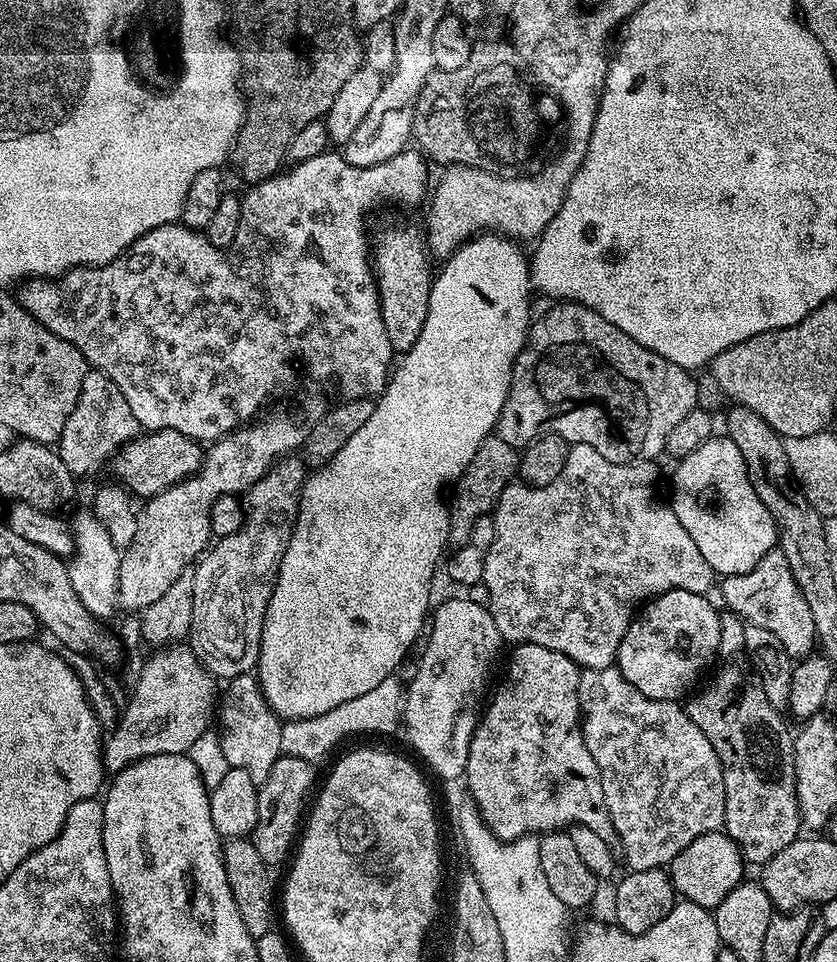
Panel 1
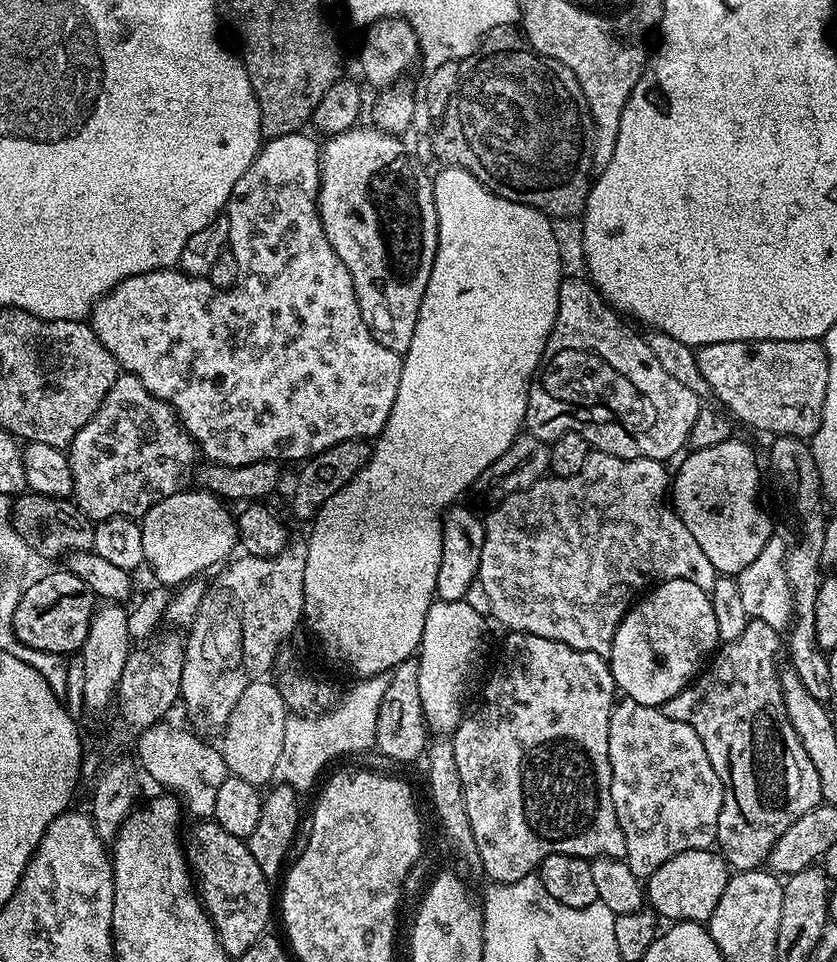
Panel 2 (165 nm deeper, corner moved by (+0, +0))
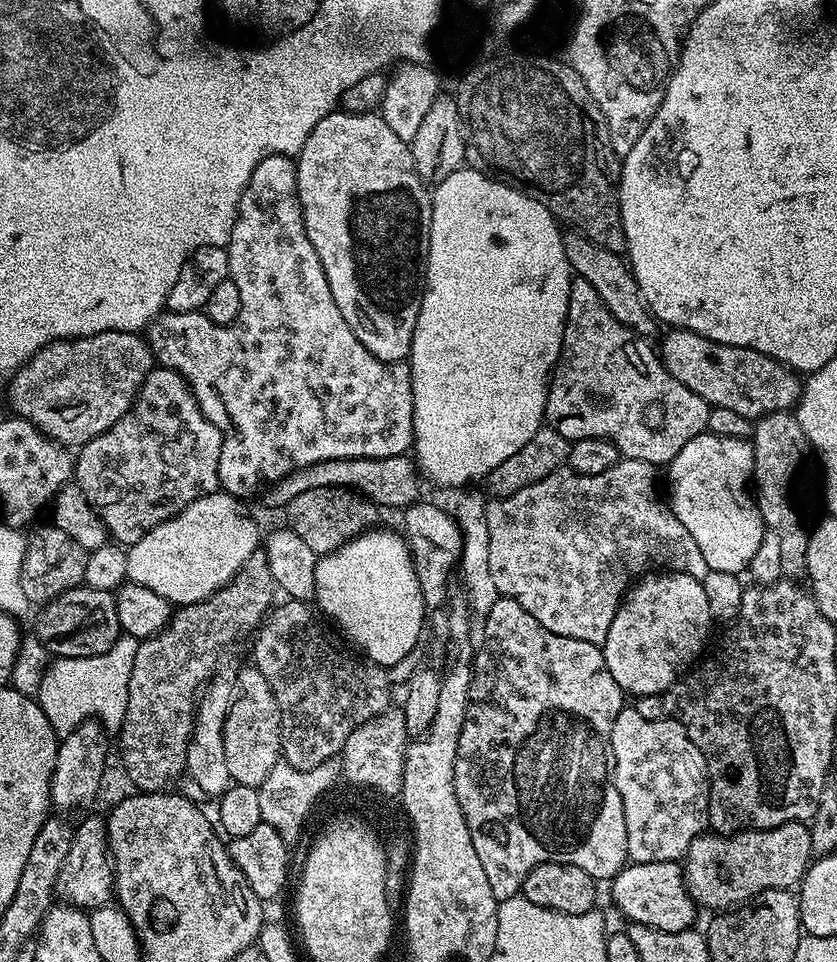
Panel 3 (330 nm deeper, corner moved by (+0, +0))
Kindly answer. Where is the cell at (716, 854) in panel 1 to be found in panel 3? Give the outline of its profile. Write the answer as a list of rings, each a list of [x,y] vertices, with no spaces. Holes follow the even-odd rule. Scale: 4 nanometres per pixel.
[[[677,861],[629,863],[611,881],[612,900],[620,907],[625,921],[645,924],[660,932],[687,932],[693,927],[698,905],[688,892],[683,867]]]

